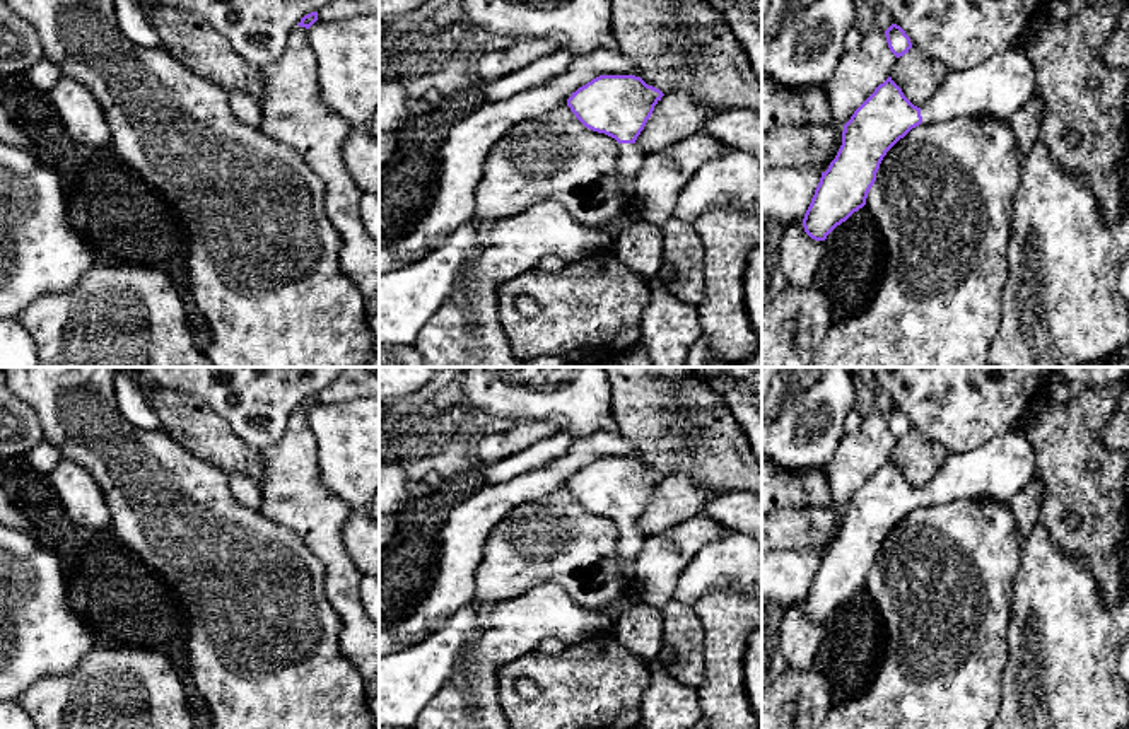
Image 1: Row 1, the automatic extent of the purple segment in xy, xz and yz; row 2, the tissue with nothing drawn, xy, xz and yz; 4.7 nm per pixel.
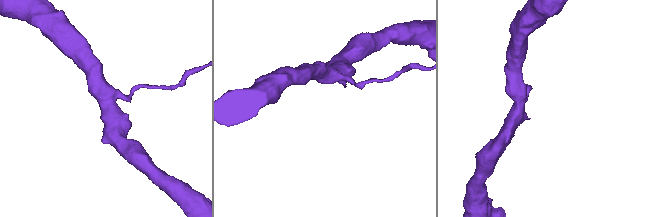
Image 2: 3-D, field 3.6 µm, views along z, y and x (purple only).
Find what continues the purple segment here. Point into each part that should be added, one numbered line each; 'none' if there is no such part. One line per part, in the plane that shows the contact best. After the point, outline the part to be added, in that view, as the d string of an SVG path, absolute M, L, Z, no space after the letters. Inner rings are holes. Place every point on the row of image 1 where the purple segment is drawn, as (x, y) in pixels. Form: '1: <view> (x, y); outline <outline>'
1: xz (629, 157); outline M618 143L617 178L620 181L620 190L622 190L625 205L623 205L623 213L615 222L601 229L613 241L623 236L625 232L629 232L639 219L639 210L635 203L635 178L637 178L637 172L641 171L641 166L642 166L642 159L641 159L641 152L637 145Z

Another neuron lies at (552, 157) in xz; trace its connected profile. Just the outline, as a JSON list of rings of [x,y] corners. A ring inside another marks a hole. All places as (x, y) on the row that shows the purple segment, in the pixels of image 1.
[[[567,104],[560,106],[518,123],[492,147],[483,178],[475,193],[475,220],[502,220],[519,215],[541,201],[557,201],[576,222],[593,229],[603,229],[623,213],[625,201],[617,171],[618,142],[605,133],[586,128]]]

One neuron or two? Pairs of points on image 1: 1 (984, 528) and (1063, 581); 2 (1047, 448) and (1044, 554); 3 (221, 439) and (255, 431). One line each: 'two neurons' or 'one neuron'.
1: two neurons
2: two neurons
3: two neurons

